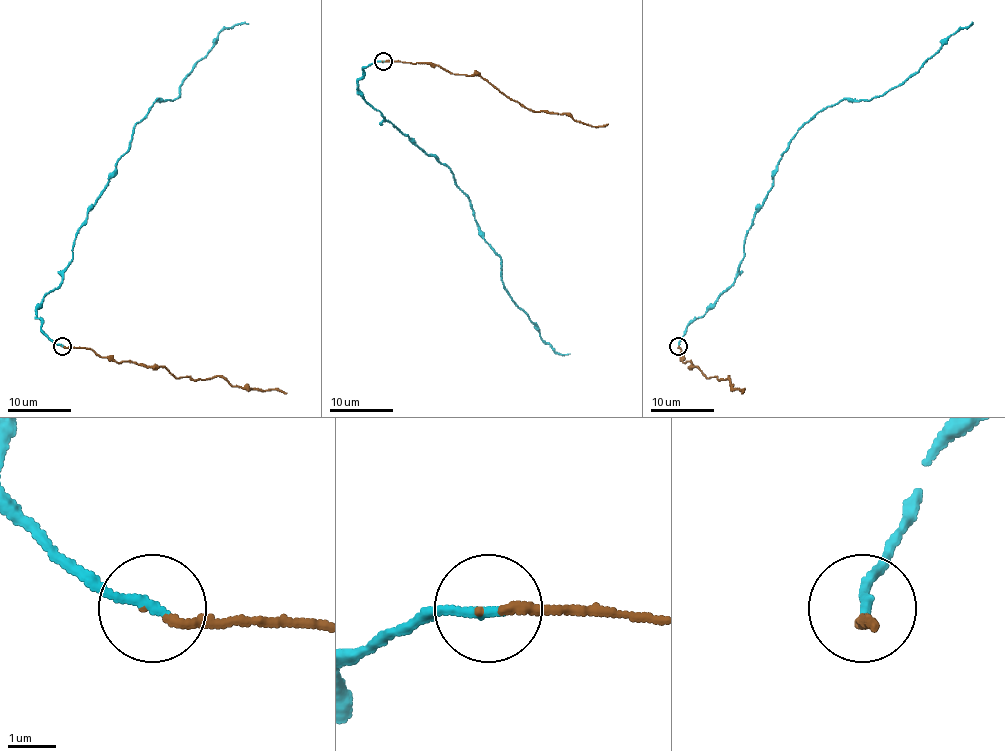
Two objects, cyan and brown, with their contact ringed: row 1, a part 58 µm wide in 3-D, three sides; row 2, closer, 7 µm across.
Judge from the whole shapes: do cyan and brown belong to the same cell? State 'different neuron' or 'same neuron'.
same neuron

